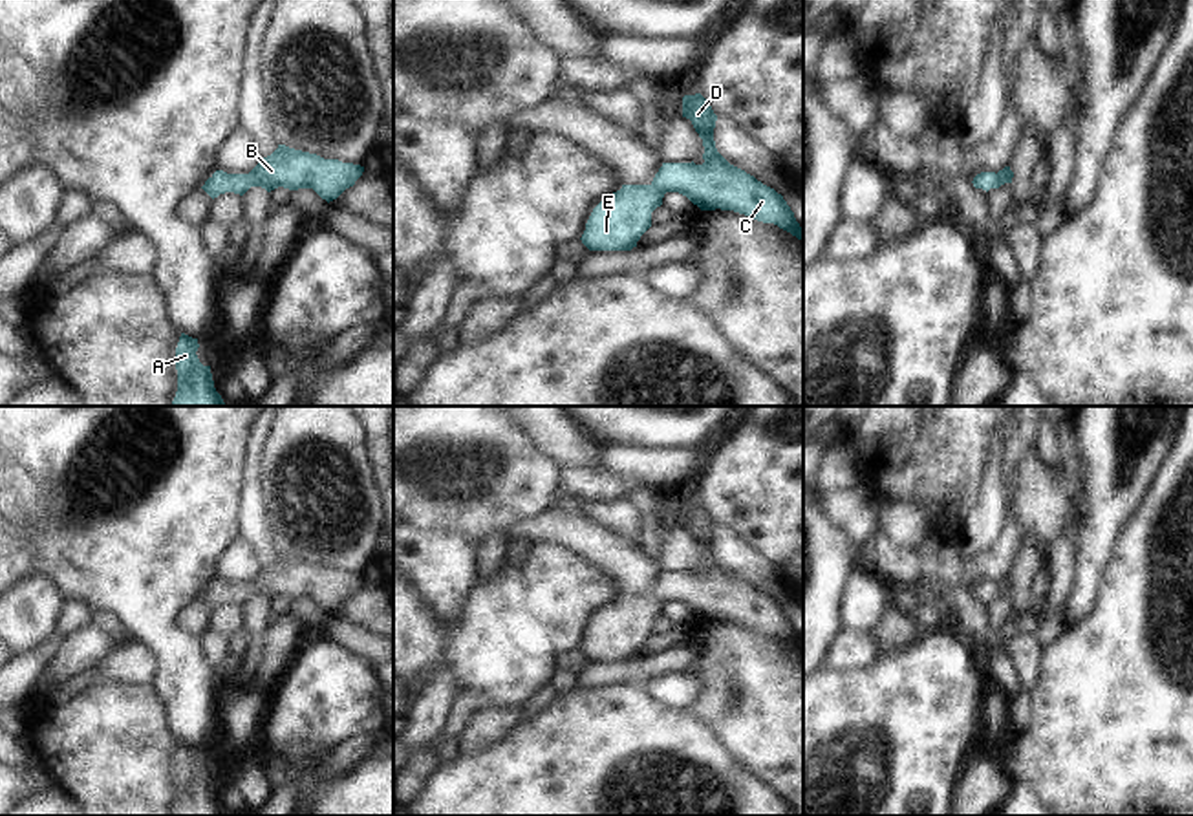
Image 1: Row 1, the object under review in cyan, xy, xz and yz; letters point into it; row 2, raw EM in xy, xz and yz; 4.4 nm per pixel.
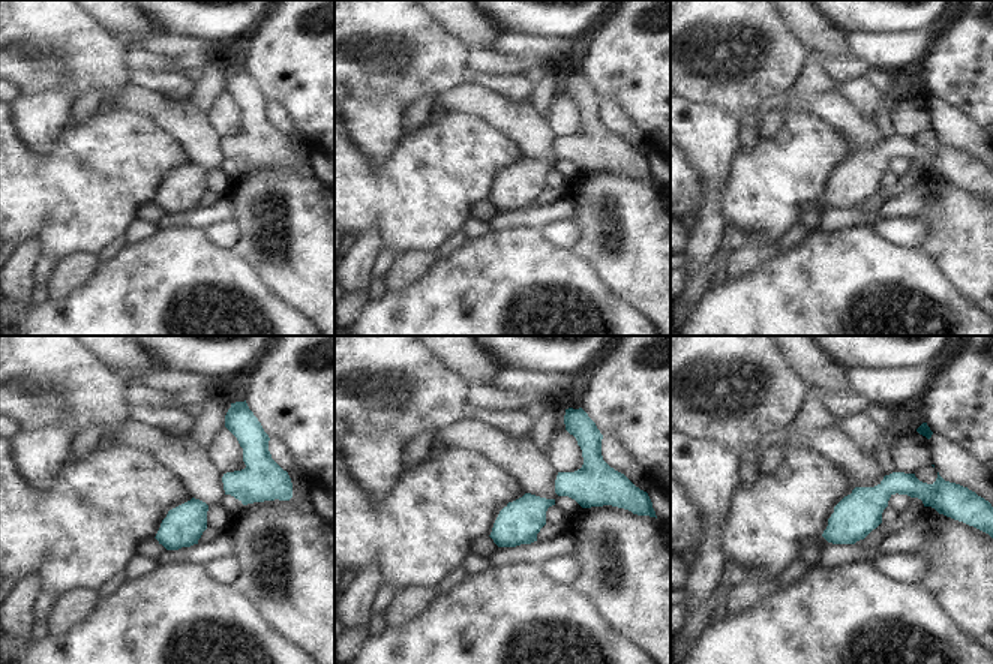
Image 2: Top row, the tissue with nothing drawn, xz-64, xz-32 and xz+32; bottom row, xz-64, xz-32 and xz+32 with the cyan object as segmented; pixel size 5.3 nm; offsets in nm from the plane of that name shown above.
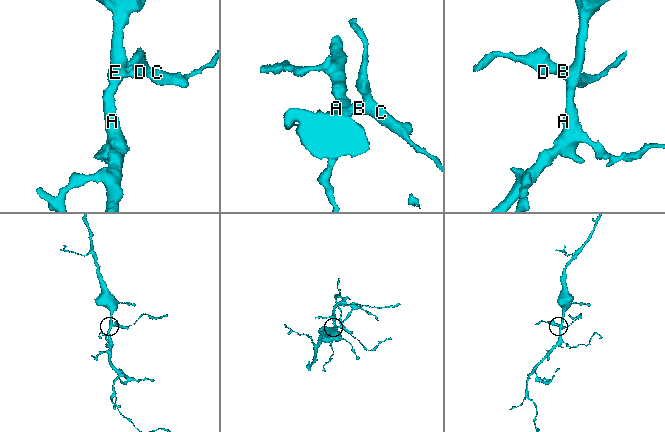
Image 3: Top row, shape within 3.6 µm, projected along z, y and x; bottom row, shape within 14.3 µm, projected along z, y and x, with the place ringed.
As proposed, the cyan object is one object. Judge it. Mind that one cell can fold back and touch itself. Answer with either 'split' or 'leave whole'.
leave whole

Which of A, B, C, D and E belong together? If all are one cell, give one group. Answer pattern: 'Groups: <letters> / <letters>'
Groups: A B C D E.

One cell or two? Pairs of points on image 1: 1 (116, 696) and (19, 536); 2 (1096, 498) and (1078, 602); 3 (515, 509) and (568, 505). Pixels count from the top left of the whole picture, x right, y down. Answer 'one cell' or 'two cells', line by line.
1: two cells
2: one cell
3: two cells

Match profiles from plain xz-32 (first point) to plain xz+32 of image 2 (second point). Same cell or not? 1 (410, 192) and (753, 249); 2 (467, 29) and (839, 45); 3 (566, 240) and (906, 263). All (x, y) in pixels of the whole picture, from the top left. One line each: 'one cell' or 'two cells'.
1: two cells
2: one cell
3: two cells

